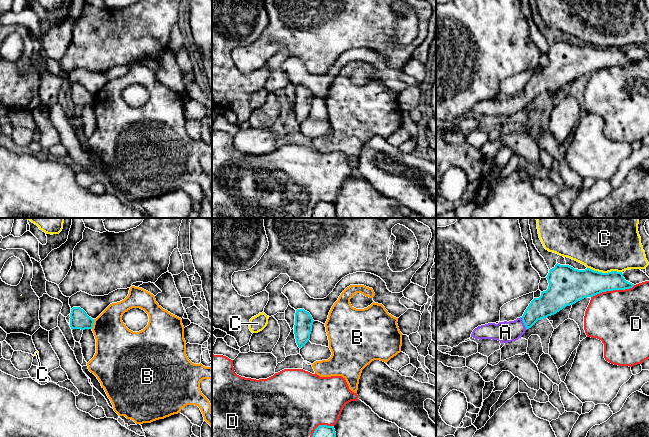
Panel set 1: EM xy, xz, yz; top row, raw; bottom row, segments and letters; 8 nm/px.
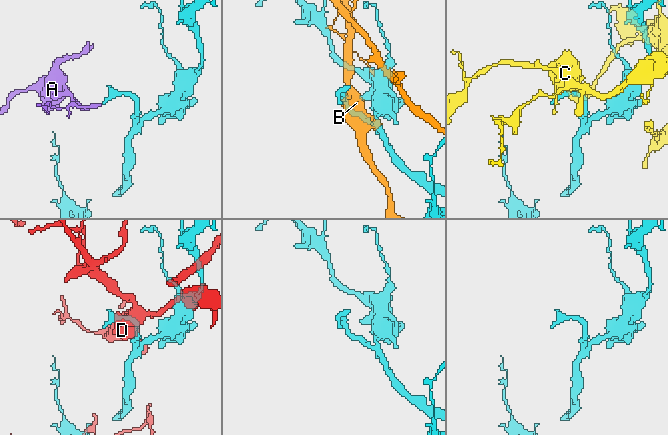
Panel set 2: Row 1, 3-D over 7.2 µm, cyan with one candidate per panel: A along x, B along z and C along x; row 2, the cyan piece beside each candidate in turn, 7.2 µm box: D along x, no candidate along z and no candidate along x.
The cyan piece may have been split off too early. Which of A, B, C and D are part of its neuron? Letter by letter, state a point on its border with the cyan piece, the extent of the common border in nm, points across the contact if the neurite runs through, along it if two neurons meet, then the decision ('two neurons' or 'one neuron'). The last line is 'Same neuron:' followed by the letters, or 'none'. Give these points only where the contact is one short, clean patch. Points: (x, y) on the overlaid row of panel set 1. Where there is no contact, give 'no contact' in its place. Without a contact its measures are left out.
A: contact yz (523, 322); length 120 nm; way yz (548, 304), (539, 308), (523, 322), (517, 328), (505, 332); one neuron
B: contact xy (93, 323); length 80 nm; two neurons
C: contact yz (604, 273); length 280 nm; two neurons
D: contact yz (612, 290); length 360 nm; two neurons
Same neuron: A

